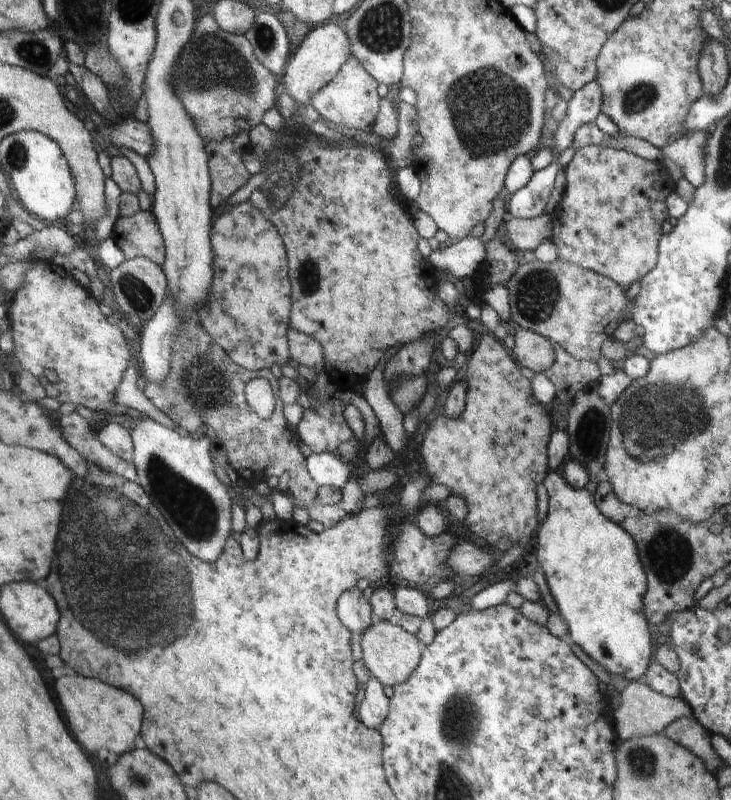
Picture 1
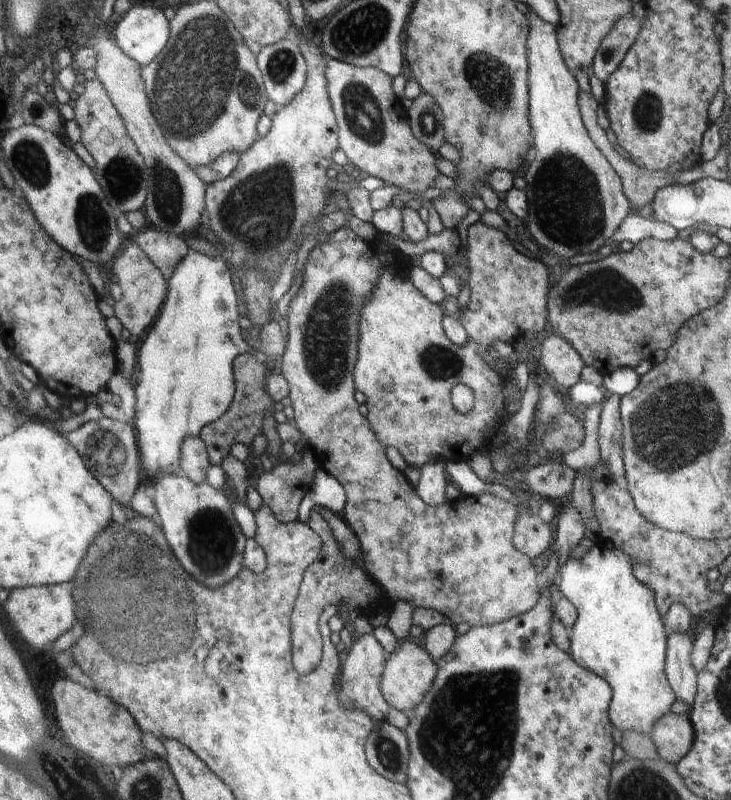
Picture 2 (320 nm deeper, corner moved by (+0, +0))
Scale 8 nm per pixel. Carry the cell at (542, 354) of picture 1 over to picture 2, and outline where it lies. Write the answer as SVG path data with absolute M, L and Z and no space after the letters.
M558 334L551 335L541 345L540 362L556 386L568 390L580 381L585 362L565 338Z

